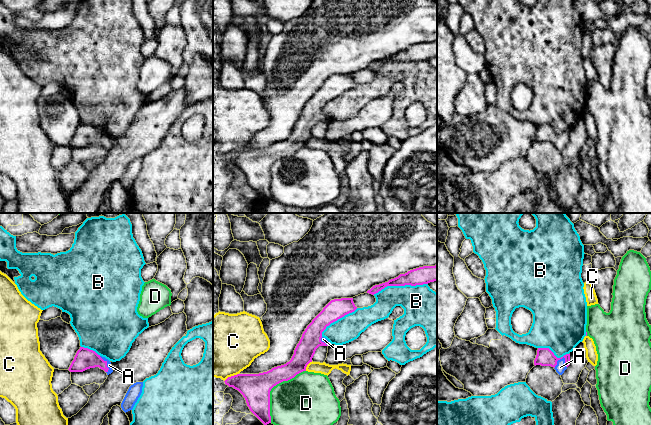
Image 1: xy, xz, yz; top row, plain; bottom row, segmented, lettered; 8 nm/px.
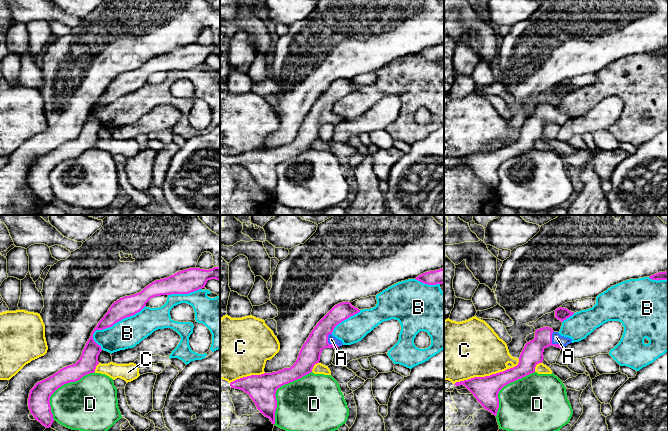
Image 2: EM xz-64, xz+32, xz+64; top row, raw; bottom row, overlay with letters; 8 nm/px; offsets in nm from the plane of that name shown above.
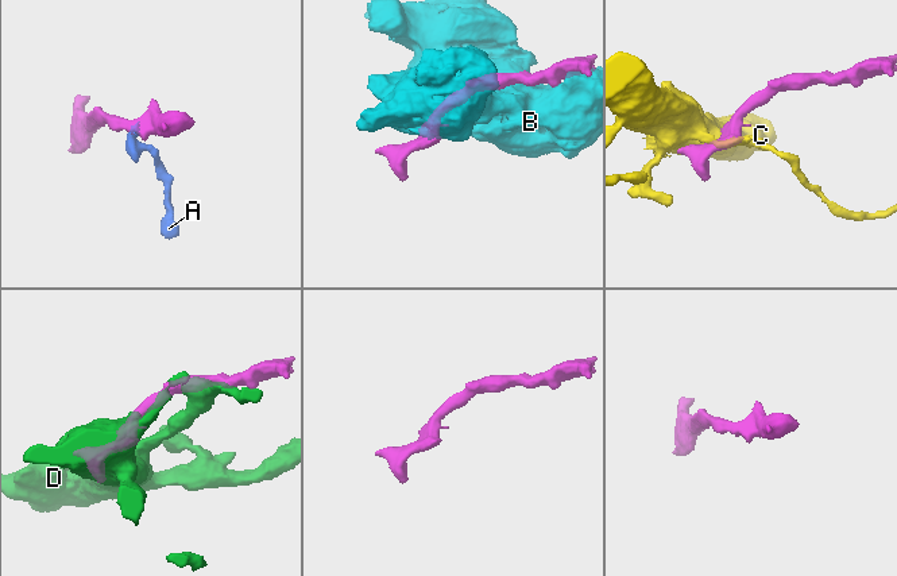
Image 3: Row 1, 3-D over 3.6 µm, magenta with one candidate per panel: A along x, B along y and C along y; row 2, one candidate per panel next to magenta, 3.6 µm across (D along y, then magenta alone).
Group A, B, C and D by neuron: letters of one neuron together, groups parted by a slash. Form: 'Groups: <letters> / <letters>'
Groups: A / B / C / D

